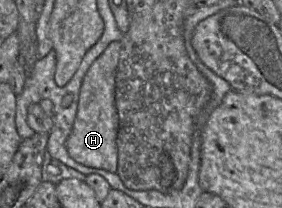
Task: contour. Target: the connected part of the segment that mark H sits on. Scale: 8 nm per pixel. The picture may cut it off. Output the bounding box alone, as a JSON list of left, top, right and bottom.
[65,42,121,173]

